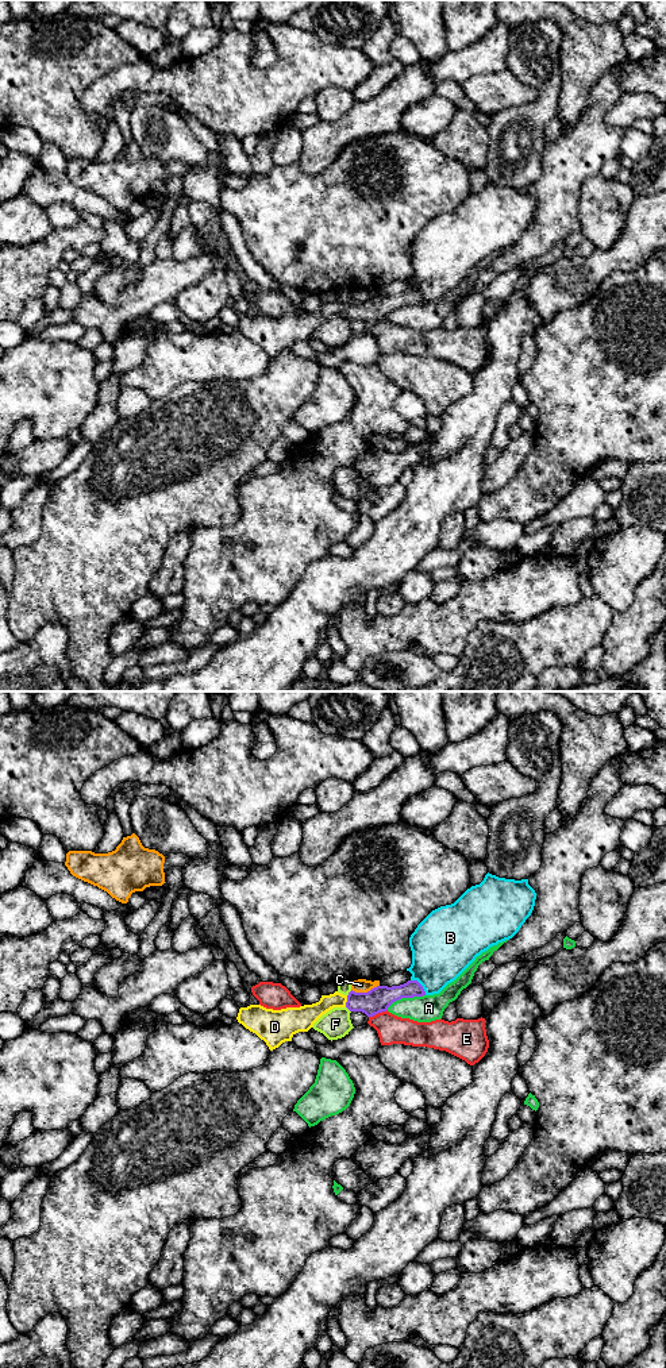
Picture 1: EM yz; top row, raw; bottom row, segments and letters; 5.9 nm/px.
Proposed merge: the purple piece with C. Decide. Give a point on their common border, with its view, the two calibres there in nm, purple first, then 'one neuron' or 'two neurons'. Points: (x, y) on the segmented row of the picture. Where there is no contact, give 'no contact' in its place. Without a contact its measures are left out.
yz (365, 993) | 150/80 nm | two neurons

